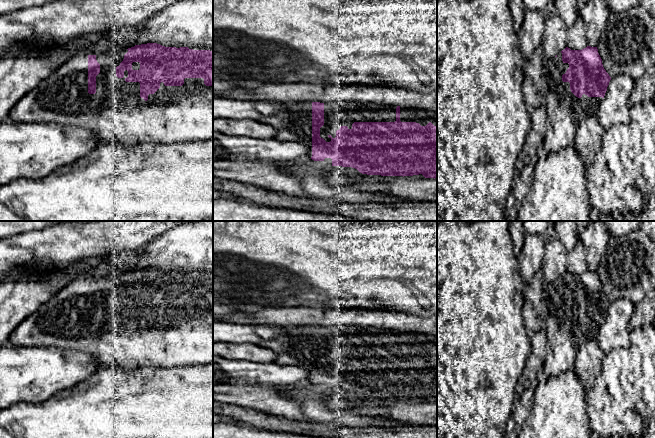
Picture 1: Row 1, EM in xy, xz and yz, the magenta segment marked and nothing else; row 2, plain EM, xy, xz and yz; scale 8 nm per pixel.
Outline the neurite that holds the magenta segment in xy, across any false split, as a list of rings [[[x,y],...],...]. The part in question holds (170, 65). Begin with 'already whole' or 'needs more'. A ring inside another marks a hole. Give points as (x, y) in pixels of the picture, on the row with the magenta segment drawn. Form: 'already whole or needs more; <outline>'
needs more; [[[157,43],[135,45],[134,47],[99,55],[79,54],[64,62],[57,70],[27,92],[10,110],[7,120],[15,123],[56,123],[60,126],[74,126],[91,131],[98,142],[115,142],[126,147],[145,143],[173,144],[213,139],[213,47],[165,47]]]

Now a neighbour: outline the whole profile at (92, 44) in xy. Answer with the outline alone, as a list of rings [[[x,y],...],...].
[[[104,30],[98,34],[93,32],[80,35],[67,42],[71,41],[72,45],[76,48],[76,55],[86,54],[86,55],[99,55],[104,53],[110,53],[112,47],[108,42],[108,37],[114,30]]]

